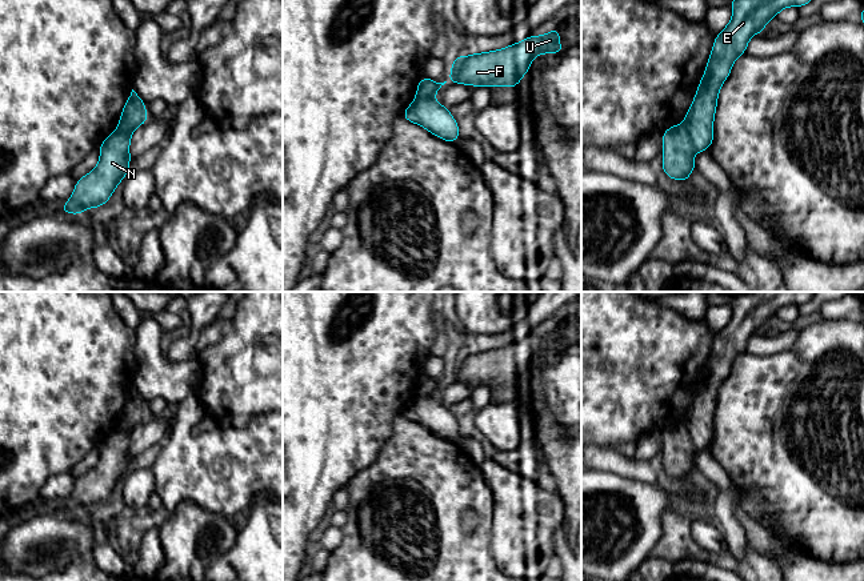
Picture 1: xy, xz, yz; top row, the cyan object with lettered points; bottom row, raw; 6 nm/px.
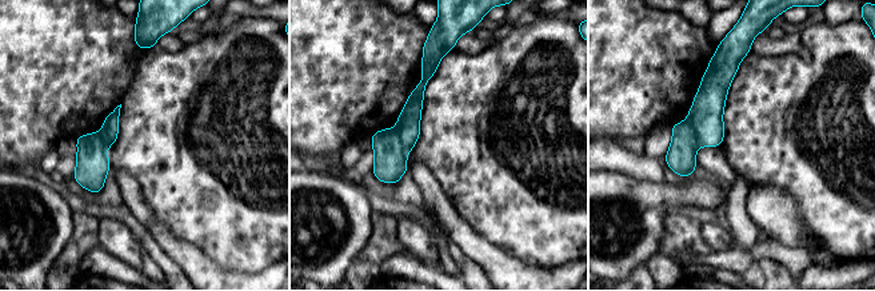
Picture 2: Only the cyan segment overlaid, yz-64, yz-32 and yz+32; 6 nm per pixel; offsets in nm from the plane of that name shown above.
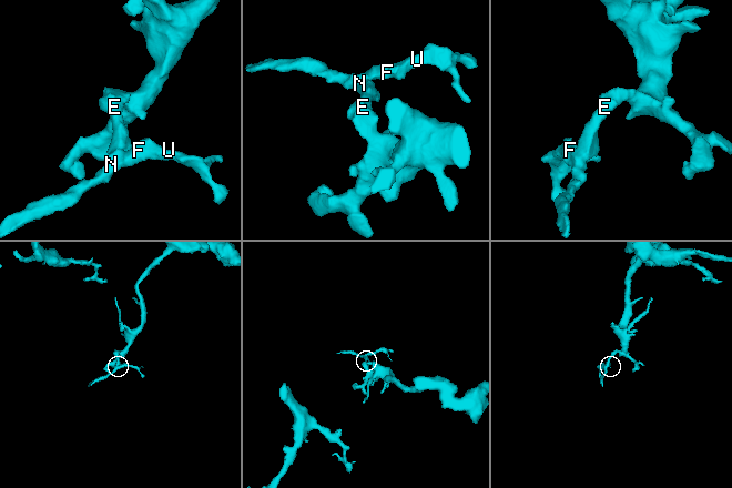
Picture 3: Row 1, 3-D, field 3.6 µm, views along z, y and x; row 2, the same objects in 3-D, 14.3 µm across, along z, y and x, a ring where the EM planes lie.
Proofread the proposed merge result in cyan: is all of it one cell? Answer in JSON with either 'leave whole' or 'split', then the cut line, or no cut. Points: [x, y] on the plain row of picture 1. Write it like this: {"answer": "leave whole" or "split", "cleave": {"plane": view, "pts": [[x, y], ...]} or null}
{"answer": "split", "cleave": {"plane": "yz", "pts": [[683, 423], [695, 449]]}}

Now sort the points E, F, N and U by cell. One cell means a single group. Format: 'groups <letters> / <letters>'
groups E / F N U

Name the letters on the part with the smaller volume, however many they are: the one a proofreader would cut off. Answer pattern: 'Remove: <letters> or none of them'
Remove: F, N, U

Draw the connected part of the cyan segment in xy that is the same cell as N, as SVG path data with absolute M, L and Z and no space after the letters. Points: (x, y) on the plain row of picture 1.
M116 428L100 442L97 465L76 480L72 496L63 502L61 512L80 513L108 501L120 480L128 473L132 430Z

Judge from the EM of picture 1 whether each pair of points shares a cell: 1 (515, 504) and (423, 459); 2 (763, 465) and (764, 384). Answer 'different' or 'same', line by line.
1: different
2: same

